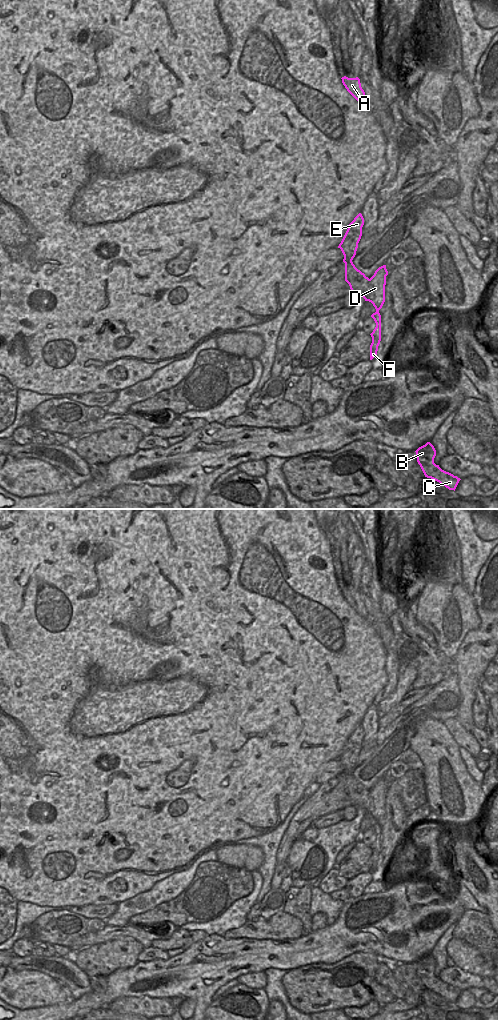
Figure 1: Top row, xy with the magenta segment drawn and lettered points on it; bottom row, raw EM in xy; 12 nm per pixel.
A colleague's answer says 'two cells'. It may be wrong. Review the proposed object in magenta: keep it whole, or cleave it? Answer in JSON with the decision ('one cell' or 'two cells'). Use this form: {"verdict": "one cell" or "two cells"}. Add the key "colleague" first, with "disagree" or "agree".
{"colleague": "agree", "verdict": "two cells"}

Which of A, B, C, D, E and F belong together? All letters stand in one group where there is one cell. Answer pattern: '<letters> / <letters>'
A B C D E / F

